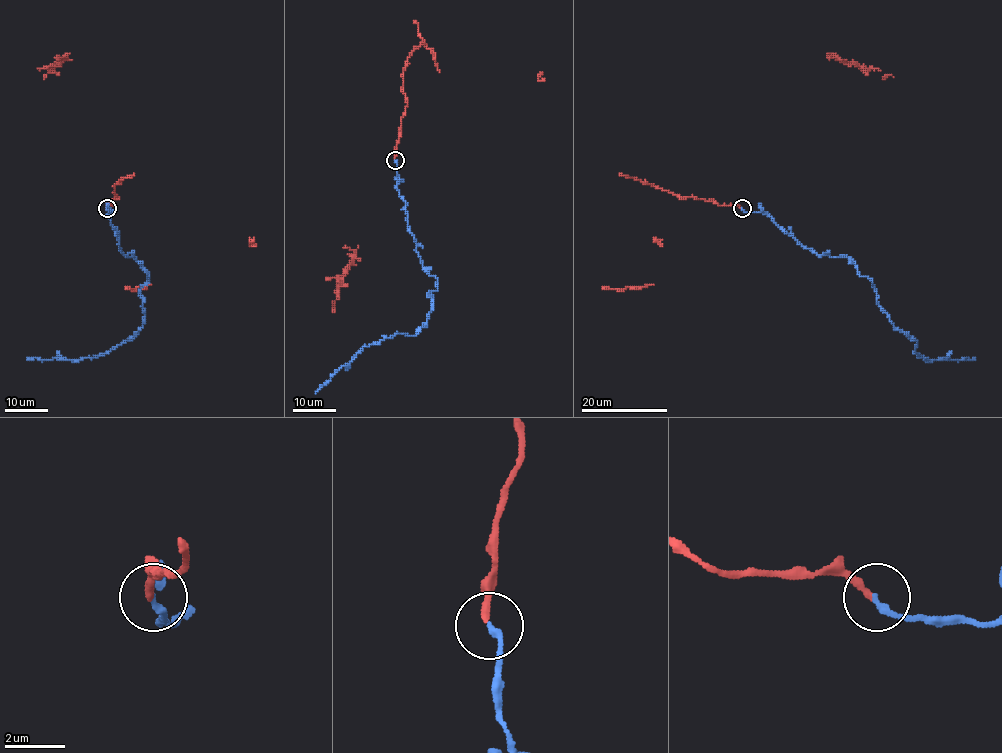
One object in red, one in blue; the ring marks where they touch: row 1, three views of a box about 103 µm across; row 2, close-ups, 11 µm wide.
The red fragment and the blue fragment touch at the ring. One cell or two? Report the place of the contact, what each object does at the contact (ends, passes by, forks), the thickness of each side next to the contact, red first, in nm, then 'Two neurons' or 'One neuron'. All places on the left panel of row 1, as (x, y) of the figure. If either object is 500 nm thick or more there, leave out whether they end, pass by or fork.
Place: (107, 208). At the ring red ends. At the ring blue ends. Thickness 240 nm (red) against 240 nm. One neuron

